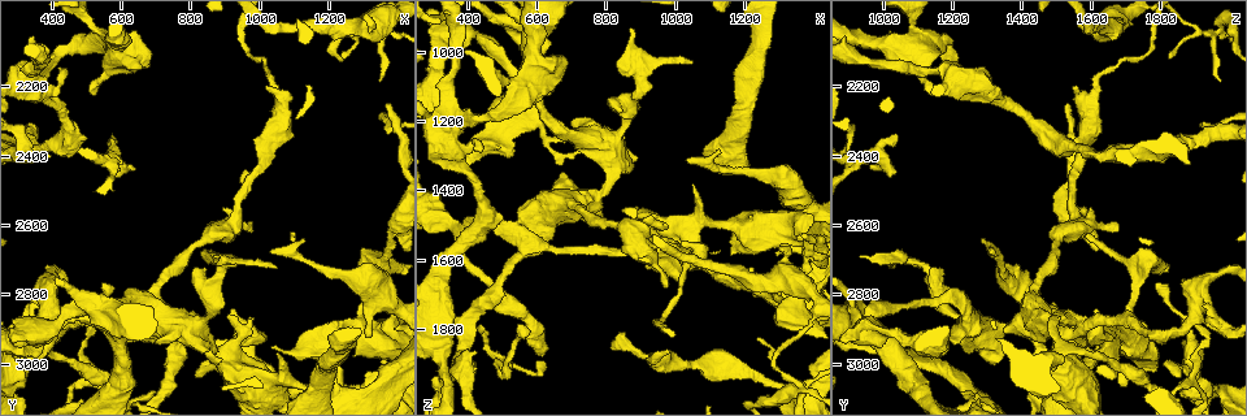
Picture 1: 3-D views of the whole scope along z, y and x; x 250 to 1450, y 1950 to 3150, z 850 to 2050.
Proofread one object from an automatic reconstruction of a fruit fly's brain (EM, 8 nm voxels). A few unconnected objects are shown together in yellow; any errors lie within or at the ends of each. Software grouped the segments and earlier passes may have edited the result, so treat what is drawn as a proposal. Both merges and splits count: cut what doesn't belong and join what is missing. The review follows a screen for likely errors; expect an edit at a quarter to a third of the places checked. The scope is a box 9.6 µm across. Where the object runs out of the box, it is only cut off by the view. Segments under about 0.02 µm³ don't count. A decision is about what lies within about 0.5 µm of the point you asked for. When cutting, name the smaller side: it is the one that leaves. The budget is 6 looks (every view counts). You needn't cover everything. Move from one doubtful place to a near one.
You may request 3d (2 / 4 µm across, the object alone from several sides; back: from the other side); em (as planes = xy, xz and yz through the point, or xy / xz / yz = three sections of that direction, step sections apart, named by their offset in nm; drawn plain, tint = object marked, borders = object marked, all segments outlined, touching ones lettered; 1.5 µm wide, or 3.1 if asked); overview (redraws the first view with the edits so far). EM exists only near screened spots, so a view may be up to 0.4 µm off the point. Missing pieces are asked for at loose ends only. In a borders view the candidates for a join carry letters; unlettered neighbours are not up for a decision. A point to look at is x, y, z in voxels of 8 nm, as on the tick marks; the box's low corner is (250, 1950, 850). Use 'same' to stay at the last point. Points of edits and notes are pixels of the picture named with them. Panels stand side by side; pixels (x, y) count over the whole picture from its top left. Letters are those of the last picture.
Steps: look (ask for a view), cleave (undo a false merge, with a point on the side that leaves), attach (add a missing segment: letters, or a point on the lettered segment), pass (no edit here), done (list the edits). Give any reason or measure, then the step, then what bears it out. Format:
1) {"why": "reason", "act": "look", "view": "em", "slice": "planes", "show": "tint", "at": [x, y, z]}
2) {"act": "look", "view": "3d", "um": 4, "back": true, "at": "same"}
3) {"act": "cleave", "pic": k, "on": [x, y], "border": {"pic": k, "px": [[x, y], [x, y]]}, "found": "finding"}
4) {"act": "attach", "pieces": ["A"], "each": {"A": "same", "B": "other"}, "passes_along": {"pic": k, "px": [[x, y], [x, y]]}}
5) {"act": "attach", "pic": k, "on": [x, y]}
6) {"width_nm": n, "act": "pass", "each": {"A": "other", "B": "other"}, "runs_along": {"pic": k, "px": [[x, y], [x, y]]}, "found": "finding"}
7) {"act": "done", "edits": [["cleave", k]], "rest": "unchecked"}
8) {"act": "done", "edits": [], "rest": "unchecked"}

{"why": "branch stops here", "act": "look", "view": "em", "slice": "yz", "step": 8, "show": "tint", "at": [960, 2620, 1680]}

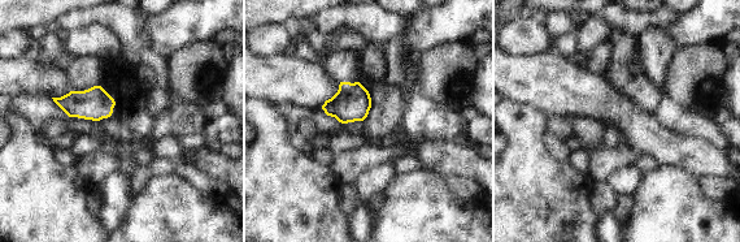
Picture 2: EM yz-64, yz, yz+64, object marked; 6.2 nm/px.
{"why": "another direction", "act": "look", "view": "em", "slice": "planes", "show": "borders", "at": "same"}

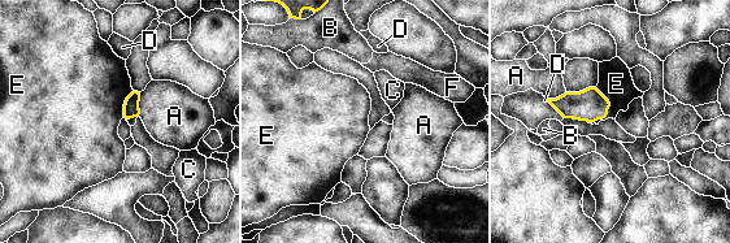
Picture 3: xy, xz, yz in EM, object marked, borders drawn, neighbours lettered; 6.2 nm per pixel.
{"act": "pass", "each": {"A": "other", "B": "other", "C": "other", "D": "other", "E": "other", "F": "other"}, "border": {"pic": 3, "px": [[595, 87], [609, 108], [589, 122]]}, "found": "no lettered segment goes on from it"}

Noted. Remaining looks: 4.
{"why": "thin neck", "act": "look", "view": "3d", "um": 4, "at": [1150, 2720, 1340]}

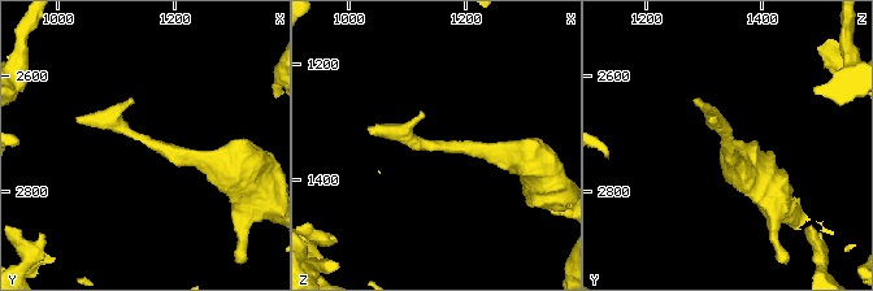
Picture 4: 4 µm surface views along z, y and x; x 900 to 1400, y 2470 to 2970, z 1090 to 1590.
{"arm_widths_nm": [200, 240], "why": "now the EM", "act": "look", "view": "em", "slice": "xy", "step": 4, "show": "borders", "at": [1155, 2715, 1340]}

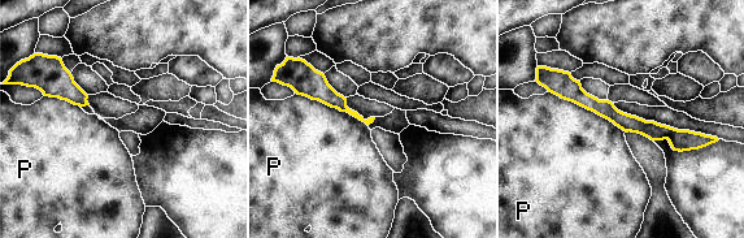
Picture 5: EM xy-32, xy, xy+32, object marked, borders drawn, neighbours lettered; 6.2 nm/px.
{"act": "pass", "each": {"P": "other"}, "border": {"pic": 5, "px": [[548, 91], [594, 111], [626, 132]]}, "found": "continuous, no second neuron"}

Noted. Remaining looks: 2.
{"why": "long arm stops here", "act": "look", "view": "3d", "um": 4, "at": [1360, 2250, 1530]}

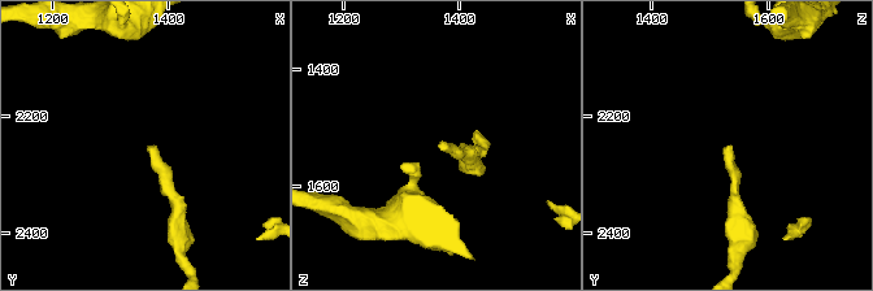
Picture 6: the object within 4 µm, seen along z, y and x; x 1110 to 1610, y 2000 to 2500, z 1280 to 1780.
{"act": "look", "view": "em", "slice": "planes", "show": "borders", "at": [1370, 2250, 1525]}

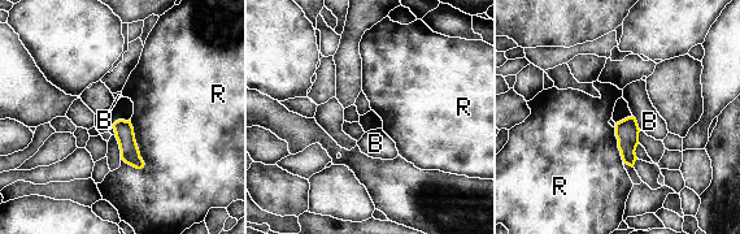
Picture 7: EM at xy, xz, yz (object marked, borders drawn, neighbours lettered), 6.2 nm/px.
{"width_nm": 120, "act": "pass", "each": {"B": "other", "R": "other"}, "border": {"pic": 7, "px": [[129, 120], [144, 164], [140, 169]]}, "found": "no lettered segment goes on from it"}

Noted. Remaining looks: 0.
{"act": "done", "edits": [], "rest": "unchecked"}

